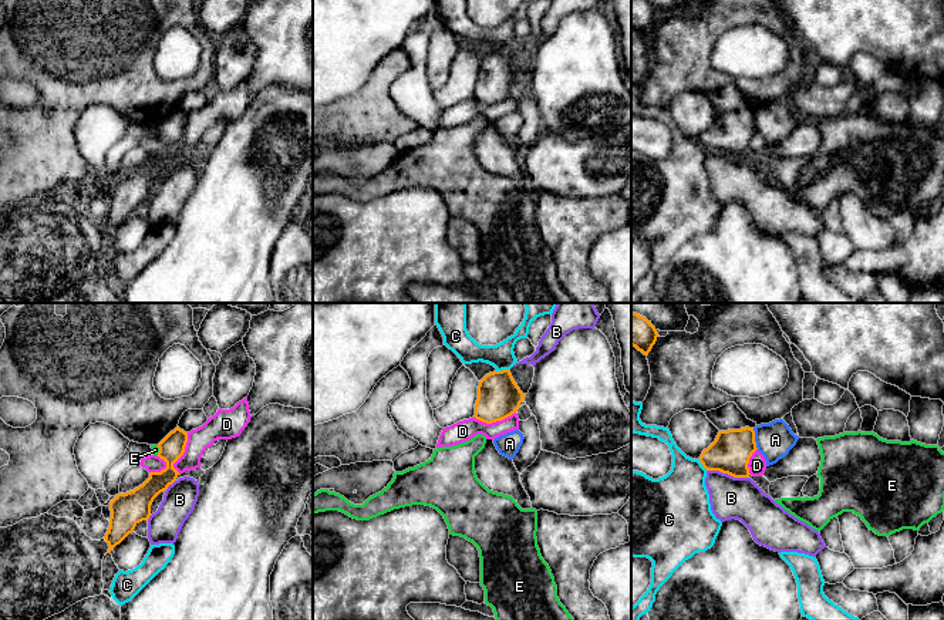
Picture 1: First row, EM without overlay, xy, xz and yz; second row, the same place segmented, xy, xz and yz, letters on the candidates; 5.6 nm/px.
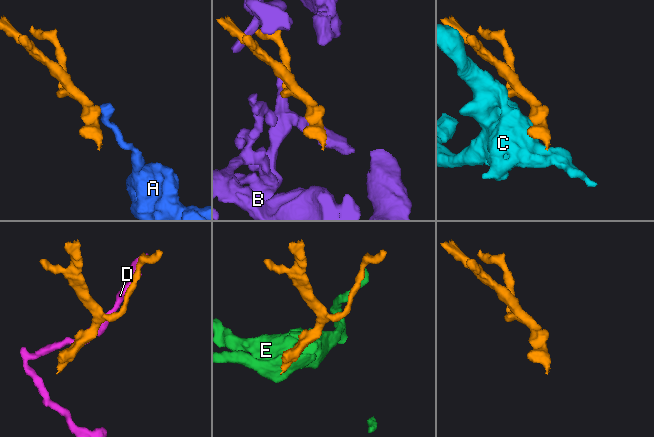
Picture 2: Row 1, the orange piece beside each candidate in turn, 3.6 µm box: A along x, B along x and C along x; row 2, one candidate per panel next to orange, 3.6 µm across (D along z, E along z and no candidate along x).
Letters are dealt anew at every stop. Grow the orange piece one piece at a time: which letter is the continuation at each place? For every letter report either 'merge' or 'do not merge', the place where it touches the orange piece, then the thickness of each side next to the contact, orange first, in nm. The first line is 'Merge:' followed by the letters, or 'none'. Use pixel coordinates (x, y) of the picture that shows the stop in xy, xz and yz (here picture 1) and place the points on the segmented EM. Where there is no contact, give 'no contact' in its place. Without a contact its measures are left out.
Merge: none
A: do not merge | yz (754, 438) | 220/200 nm
B: do not merge | yz (727, 472) | 220/240 nm
C: do not merge | xz (502, 370) | 240/140 nm
D: do not merge | xz (494, 421) | 240/120 nm
E: do not merge | xy (159, 451) | 140/50 nm

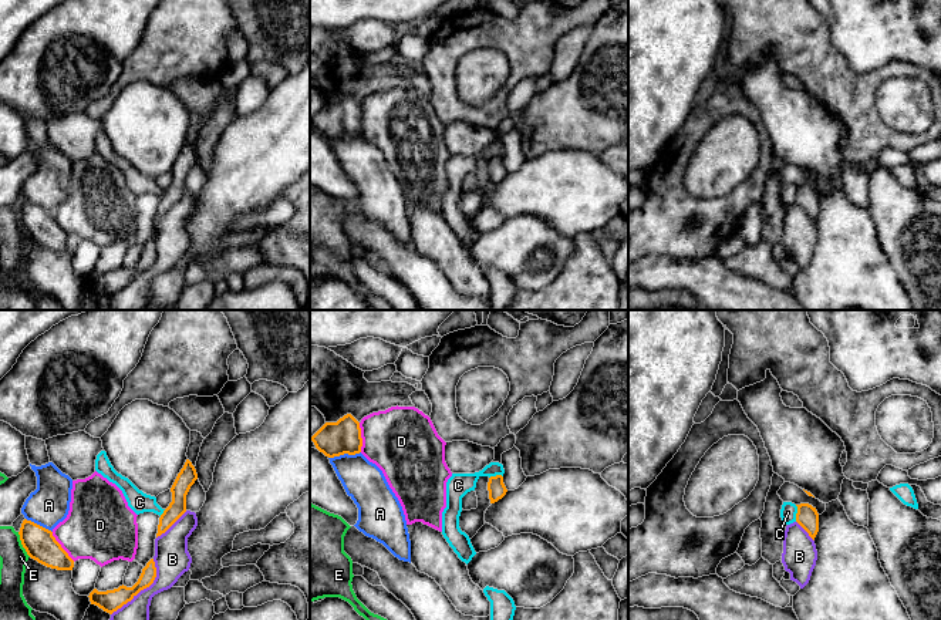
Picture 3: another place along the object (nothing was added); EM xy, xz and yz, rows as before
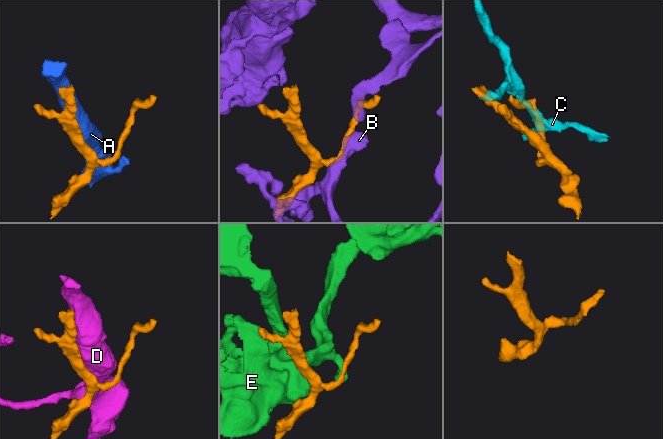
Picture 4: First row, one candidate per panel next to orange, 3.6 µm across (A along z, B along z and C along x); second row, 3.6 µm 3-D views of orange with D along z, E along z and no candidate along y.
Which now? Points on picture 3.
Merge: none
A: do not merge | xz (344, 452) | 190/220 nm
B: do not merge | xy (142, 589) | 120/200 nm
C: do not merge | yz (796, 514) | 120/90 nm
D: do not merge | xy (60, 546) | 180/380 nm
E: do not merge | xy (22, 543) | 180/160 nm

